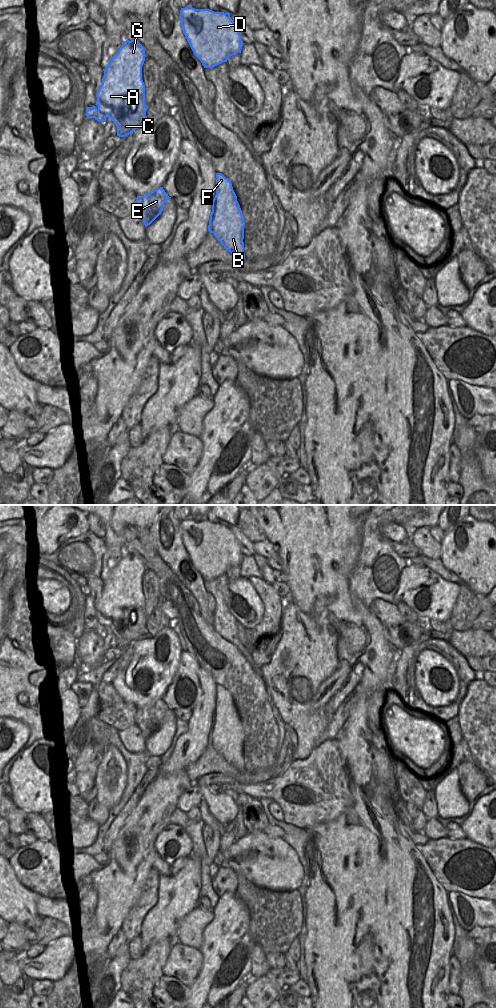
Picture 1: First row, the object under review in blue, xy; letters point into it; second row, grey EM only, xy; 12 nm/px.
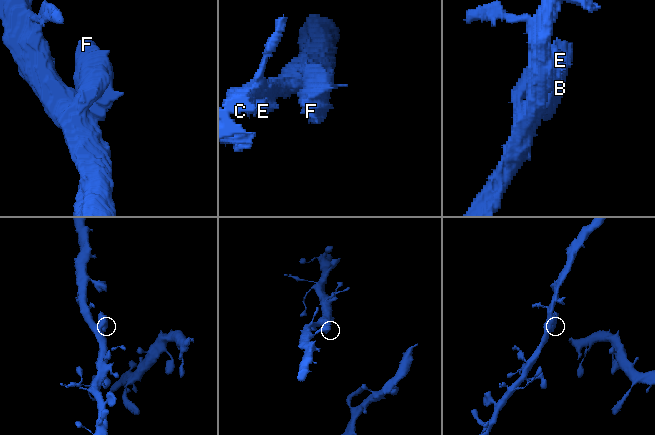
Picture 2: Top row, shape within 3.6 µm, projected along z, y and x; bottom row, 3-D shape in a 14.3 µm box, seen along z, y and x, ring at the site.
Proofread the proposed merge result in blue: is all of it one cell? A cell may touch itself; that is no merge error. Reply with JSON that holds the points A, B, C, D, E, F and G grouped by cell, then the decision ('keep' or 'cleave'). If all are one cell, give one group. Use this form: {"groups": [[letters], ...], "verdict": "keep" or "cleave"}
{"groups": [["A", "B", "C", "D", "E", "F", "G"]], "verdict": "keep"}

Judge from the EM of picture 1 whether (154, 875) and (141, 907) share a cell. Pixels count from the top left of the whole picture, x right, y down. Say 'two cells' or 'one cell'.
one cell

